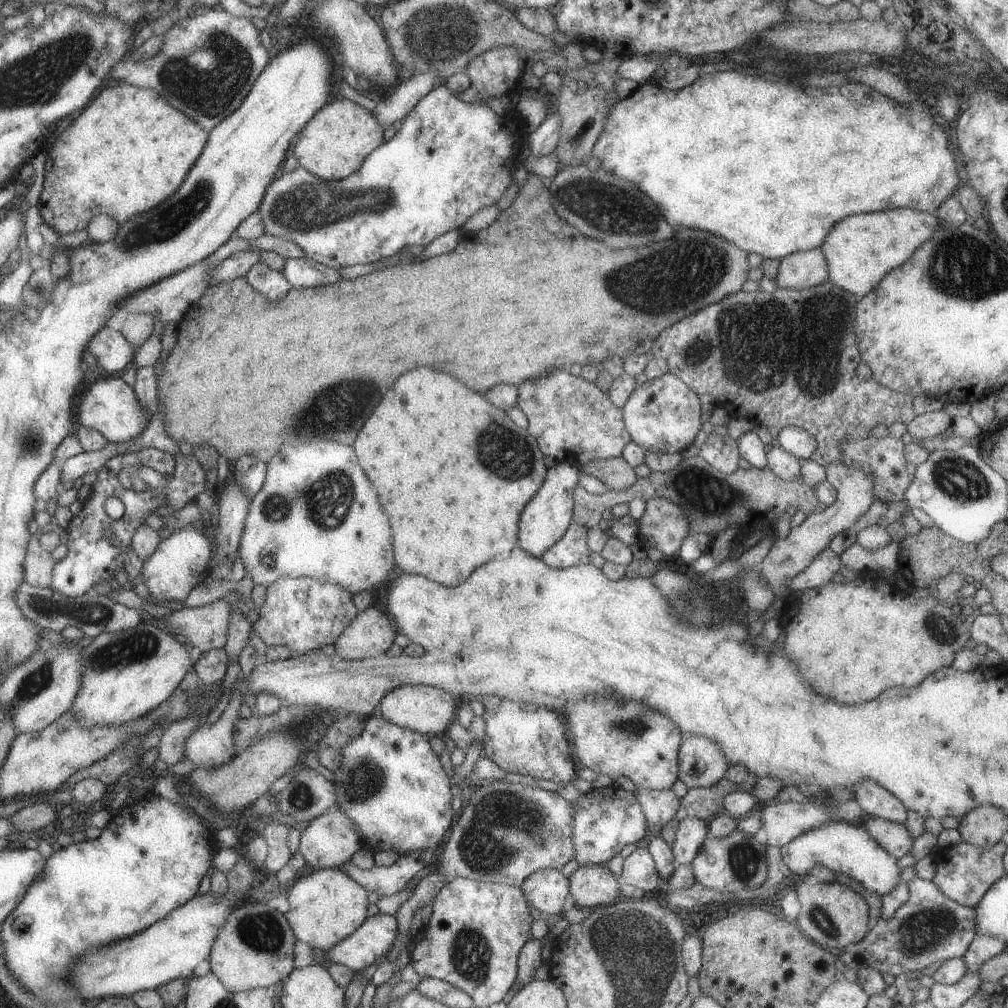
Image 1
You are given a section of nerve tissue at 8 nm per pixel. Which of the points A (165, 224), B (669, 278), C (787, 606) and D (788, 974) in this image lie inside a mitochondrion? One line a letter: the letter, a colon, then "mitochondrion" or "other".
A: mitochondrion
B: mitochondrion
C: other
D: other

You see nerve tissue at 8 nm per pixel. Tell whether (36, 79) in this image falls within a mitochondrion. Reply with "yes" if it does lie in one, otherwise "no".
yes

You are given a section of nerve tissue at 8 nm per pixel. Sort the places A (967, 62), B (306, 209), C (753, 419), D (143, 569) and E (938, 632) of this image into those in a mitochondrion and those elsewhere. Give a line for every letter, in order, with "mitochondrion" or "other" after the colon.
A: mitochondrion
B: mitochondrion
C: other
D: other
E: mitochondrion

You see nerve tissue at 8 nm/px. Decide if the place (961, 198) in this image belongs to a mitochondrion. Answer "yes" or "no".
no

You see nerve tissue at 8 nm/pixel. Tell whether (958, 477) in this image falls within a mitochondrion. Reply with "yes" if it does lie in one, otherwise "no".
yes

